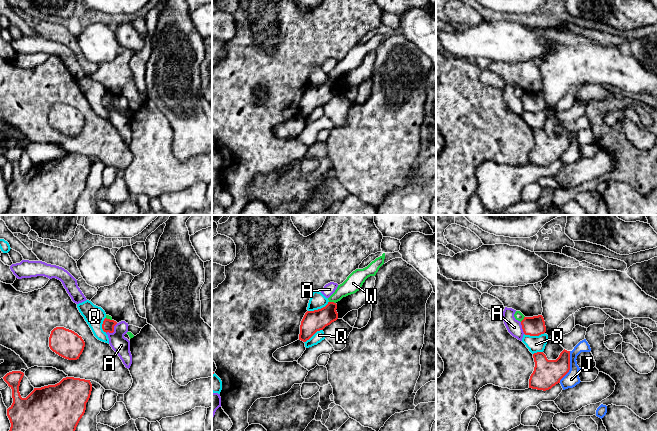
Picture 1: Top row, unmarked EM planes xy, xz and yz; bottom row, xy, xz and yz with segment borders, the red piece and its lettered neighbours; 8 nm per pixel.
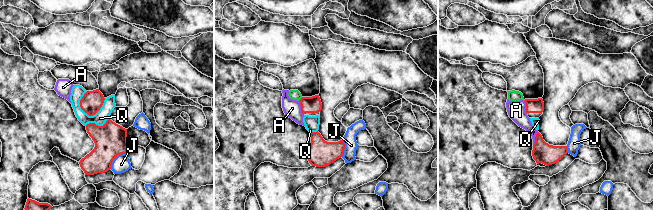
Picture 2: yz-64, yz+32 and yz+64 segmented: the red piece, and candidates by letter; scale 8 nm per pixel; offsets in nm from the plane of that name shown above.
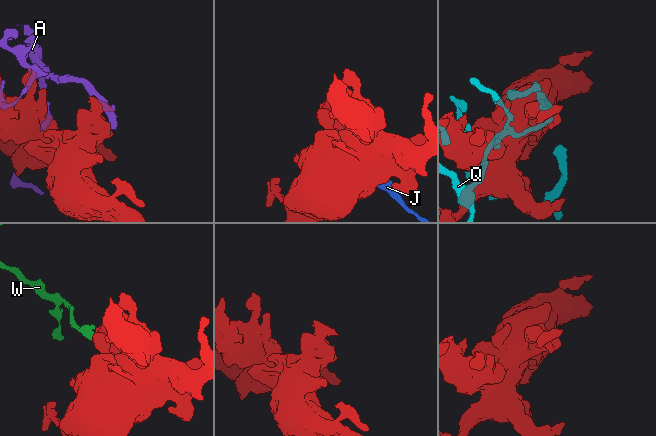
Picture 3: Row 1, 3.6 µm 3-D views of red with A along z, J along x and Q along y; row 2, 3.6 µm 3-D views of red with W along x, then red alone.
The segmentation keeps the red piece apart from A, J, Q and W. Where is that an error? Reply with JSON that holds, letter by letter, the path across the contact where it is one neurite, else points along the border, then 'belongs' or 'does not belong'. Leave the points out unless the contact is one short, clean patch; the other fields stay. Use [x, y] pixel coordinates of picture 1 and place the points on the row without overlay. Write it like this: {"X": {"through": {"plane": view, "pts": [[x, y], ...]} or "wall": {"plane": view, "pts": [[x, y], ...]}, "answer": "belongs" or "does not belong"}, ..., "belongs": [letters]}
{"A": {"answer": "does not belong"}, "J": {"answer": "does not belong"}, "Q": {"answer": "does not belong"}, "W": {"wall": {"plane": "xz", "pts": [[329, 77], [335, 79]]}, "answer": "does not belong"}, "belongs": []}

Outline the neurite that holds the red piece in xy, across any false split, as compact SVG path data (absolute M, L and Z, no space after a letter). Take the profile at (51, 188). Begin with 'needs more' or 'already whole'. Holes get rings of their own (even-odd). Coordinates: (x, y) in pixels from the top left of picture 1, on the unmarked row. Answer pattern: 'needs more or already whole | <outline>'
already whole | M21 147L7 149L3 155L12 165L13 179L7 185L11 203L2 215L68 215L75 211L76 203L85 189L92 160L90 156L66 153L55 161L48 161L34 166L22 174L19 168L24 152Z

